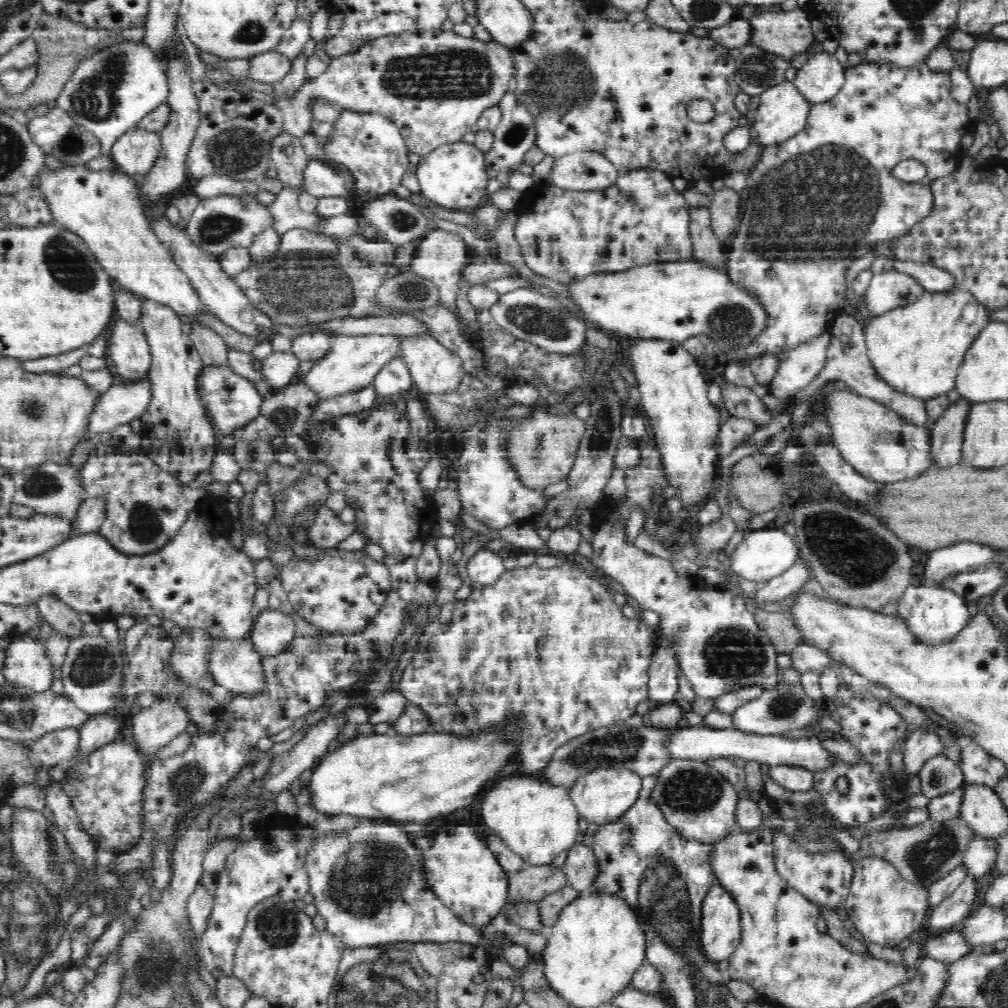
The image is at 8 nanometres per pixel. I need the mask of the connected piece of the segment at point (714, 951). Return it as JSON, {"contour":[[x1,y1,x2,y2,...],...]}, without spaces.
{"contour":[[714,885,706,896,703,921,701,940,709,959,729,959,742,942,743,933,741,908,733,893,722,885]]}

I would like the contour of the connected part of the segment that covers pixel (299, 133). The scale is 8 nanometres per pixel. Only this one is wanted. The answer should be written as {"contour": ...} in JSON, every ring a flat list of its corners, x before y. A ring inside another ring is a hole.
{"contour":[[430,30,423,33,405,33,374,39,353,55,333,58,328,72,304,83,299,97,292,101,283,100,279,88,272,95,279,96,278,108,284,116,285,133,291,138,303,140,312,121,308,102,310,96,325,99,330,104,350,112,354,116,379,116,394,124,402,136,409,153,426,158,438,148,448,144,462,143,469,132,476,133,478,119,488,108,499,106,505,94,516,82,517,64,510,47,494,40,489,43,475,37,462,37,453,31]]}

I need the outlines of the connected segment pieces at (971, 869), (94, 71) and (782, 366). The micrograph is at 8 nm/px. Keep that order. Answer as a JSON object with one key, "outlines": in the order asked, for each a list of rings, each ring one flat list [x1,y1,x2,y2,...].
{"outlines":[[[980,837,974,839,964,855,963,864,968,867,968,875,981,877,988,874,1000,859,1001,843,998,839]],[[120,43,114,47,105,48,104,51,80,63,75,75,66,83,61,95,56,99,54,109,59,109,60,112,70,116,78,127,88,135,94,136,102,144,102,153,108,155,113,145,122,136,141,128,144,120,158,108,168,106,169,96,170,87,166,72,164,72,164,63,154,57,152,50,148,49,144,43]],[[826,333,810,343,776,355,778,366,770,384,770,394,792,398,806,387,826,364,828,342,830,335]]]}

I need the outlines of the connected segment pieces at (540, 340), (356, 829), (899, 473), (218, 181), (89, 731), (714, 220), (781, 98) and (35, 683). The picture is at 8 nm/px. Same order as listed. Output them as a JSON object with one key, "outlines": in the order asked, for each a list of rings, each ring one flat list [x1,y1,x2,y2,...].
{"outlines":[[[526,287,499,295,496,304,489,308,494,323,517,339,534,344,553,355,567,355,585,344,587,324,582,323,556,299,546,297]],[[359,819,356,824,346,830,330,830,330,832,314,832,314,836,310,836,310,848,306,852,304,858,304,869,306,870,308,892,314,896,314,904,317,913,326,920,328,933,334,935,339,942,344,943,347,949,379,947,392,943,466,943,470,945,478,944,478,934,472,927,462,923,456,915,442,902,441,898,430,888,428,883,428,874,426,873,426,863,428,860,427,851,420,849,414,839,416,836,410,834,408,830,404,830,402,823,394,820,374,820]],[[834,390,824,400,824,418,830,428,831,442,846,464,850,465,862,477,878,484,894,484,906,478,916,478,924,474,930,466,929,427,914,427,906,423,894,411,875,400,859,396,852,390]],[[210,176,194,180,190,191,199,201,212,200,219,196,241,197,246,194,243,184,228,176]],[[100,715,91,717,86,728,82,728,79,732,82,733,80,754,88,755,97,748,104,747,105,744,116,742,118,734,122,732,122,724,116,716]],[[726,188,716,192,711,199,711,206,708,208,711,214,711,227,722,241,736,234,740,224,740,220,736,219,739,204,739,195]],[[790,81,768,88,760,97,760,106,755,111,754,130,758,134,758,143,764,151,773,151,788,143,805,130,812,106,806,103,798,89]],[[20,637,13,642,7,650,7,657,2,676,5,676,6,682,16,688,30,691,31,694,45,694,52,688,54,682,54,671,52,664,45,654,45,645,39,643,38,640,29,639,28,637]]]}

